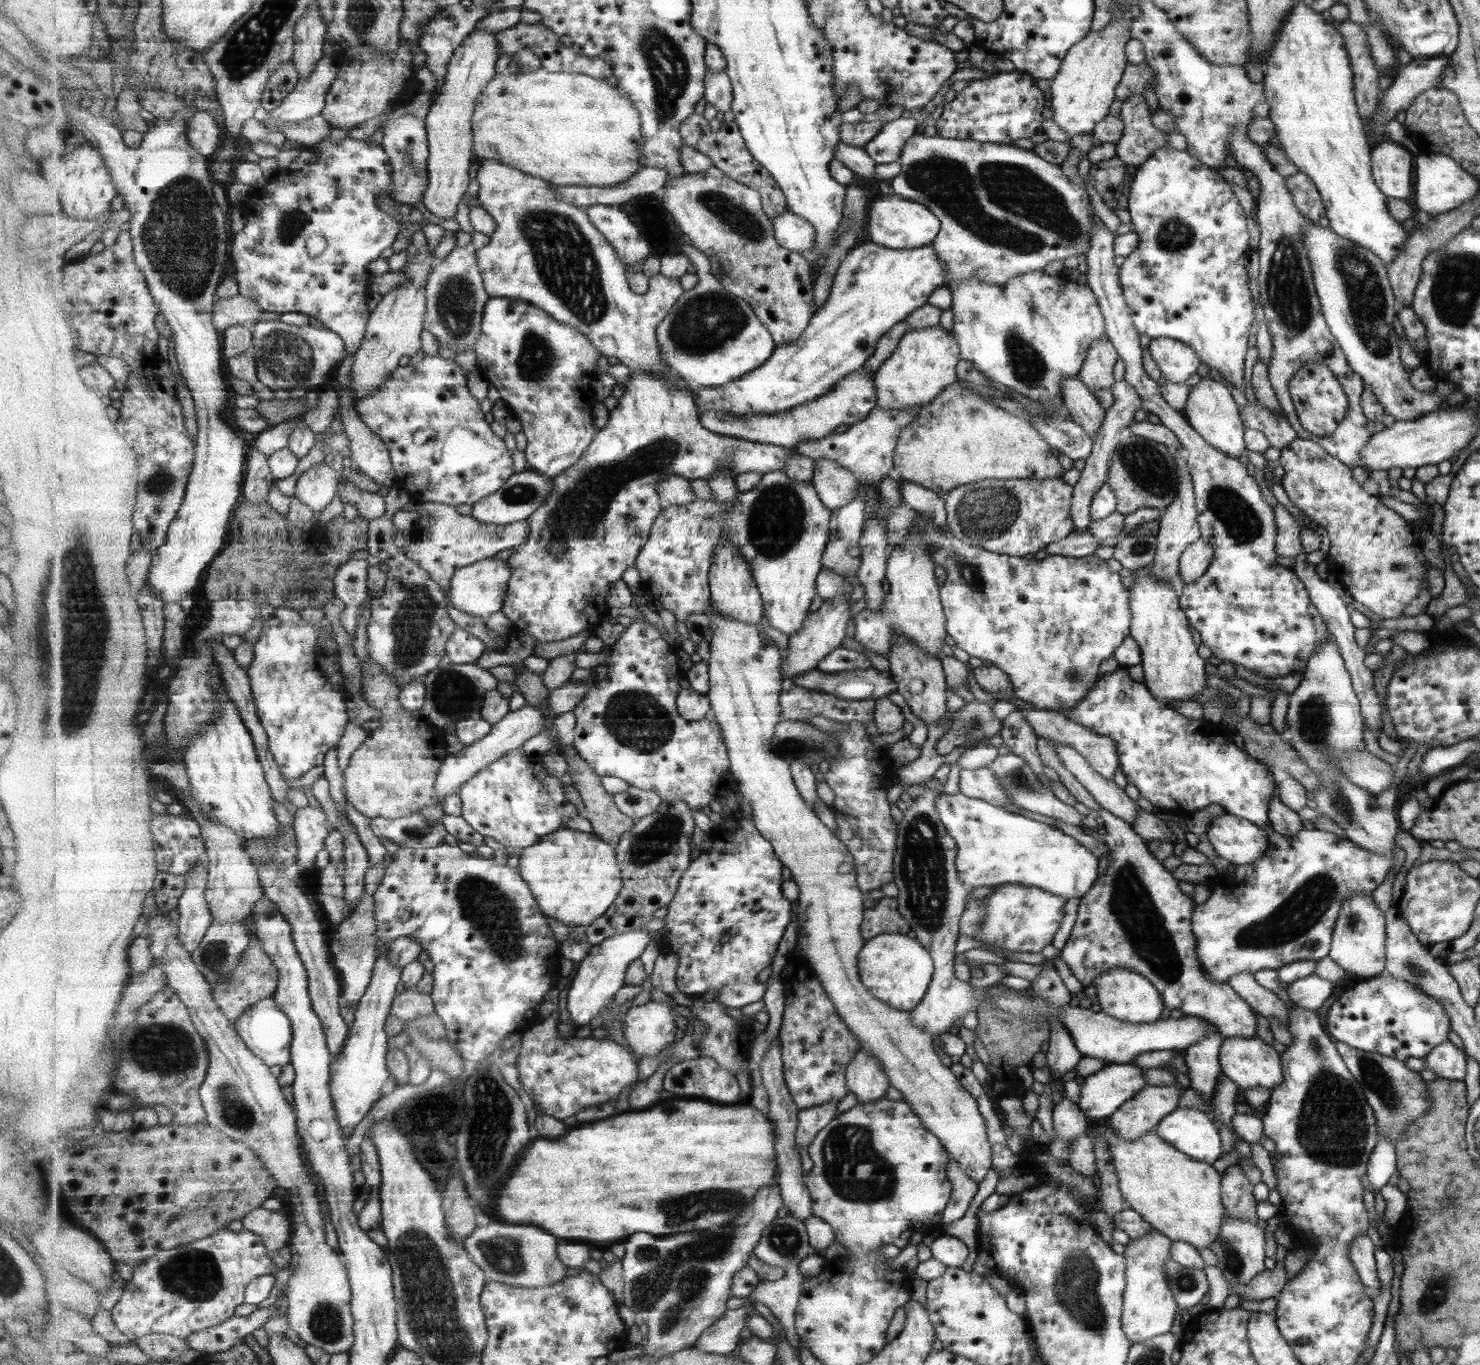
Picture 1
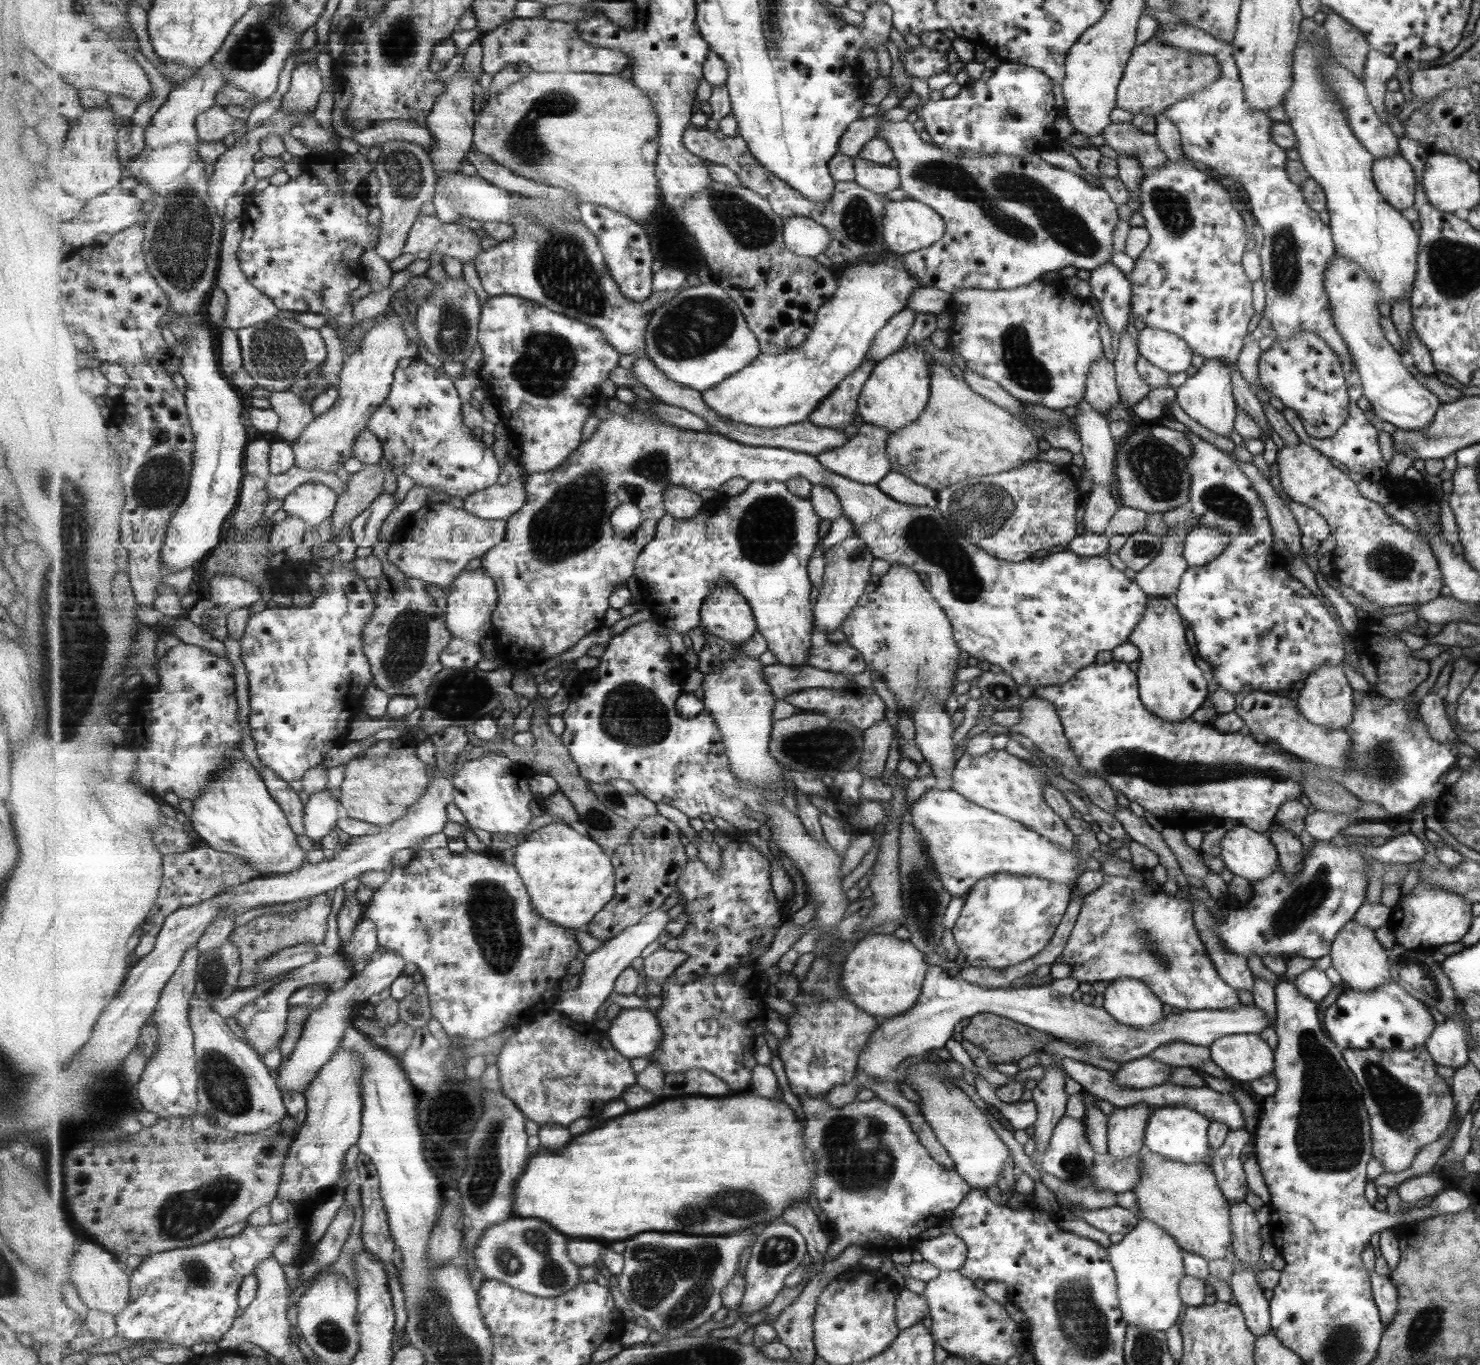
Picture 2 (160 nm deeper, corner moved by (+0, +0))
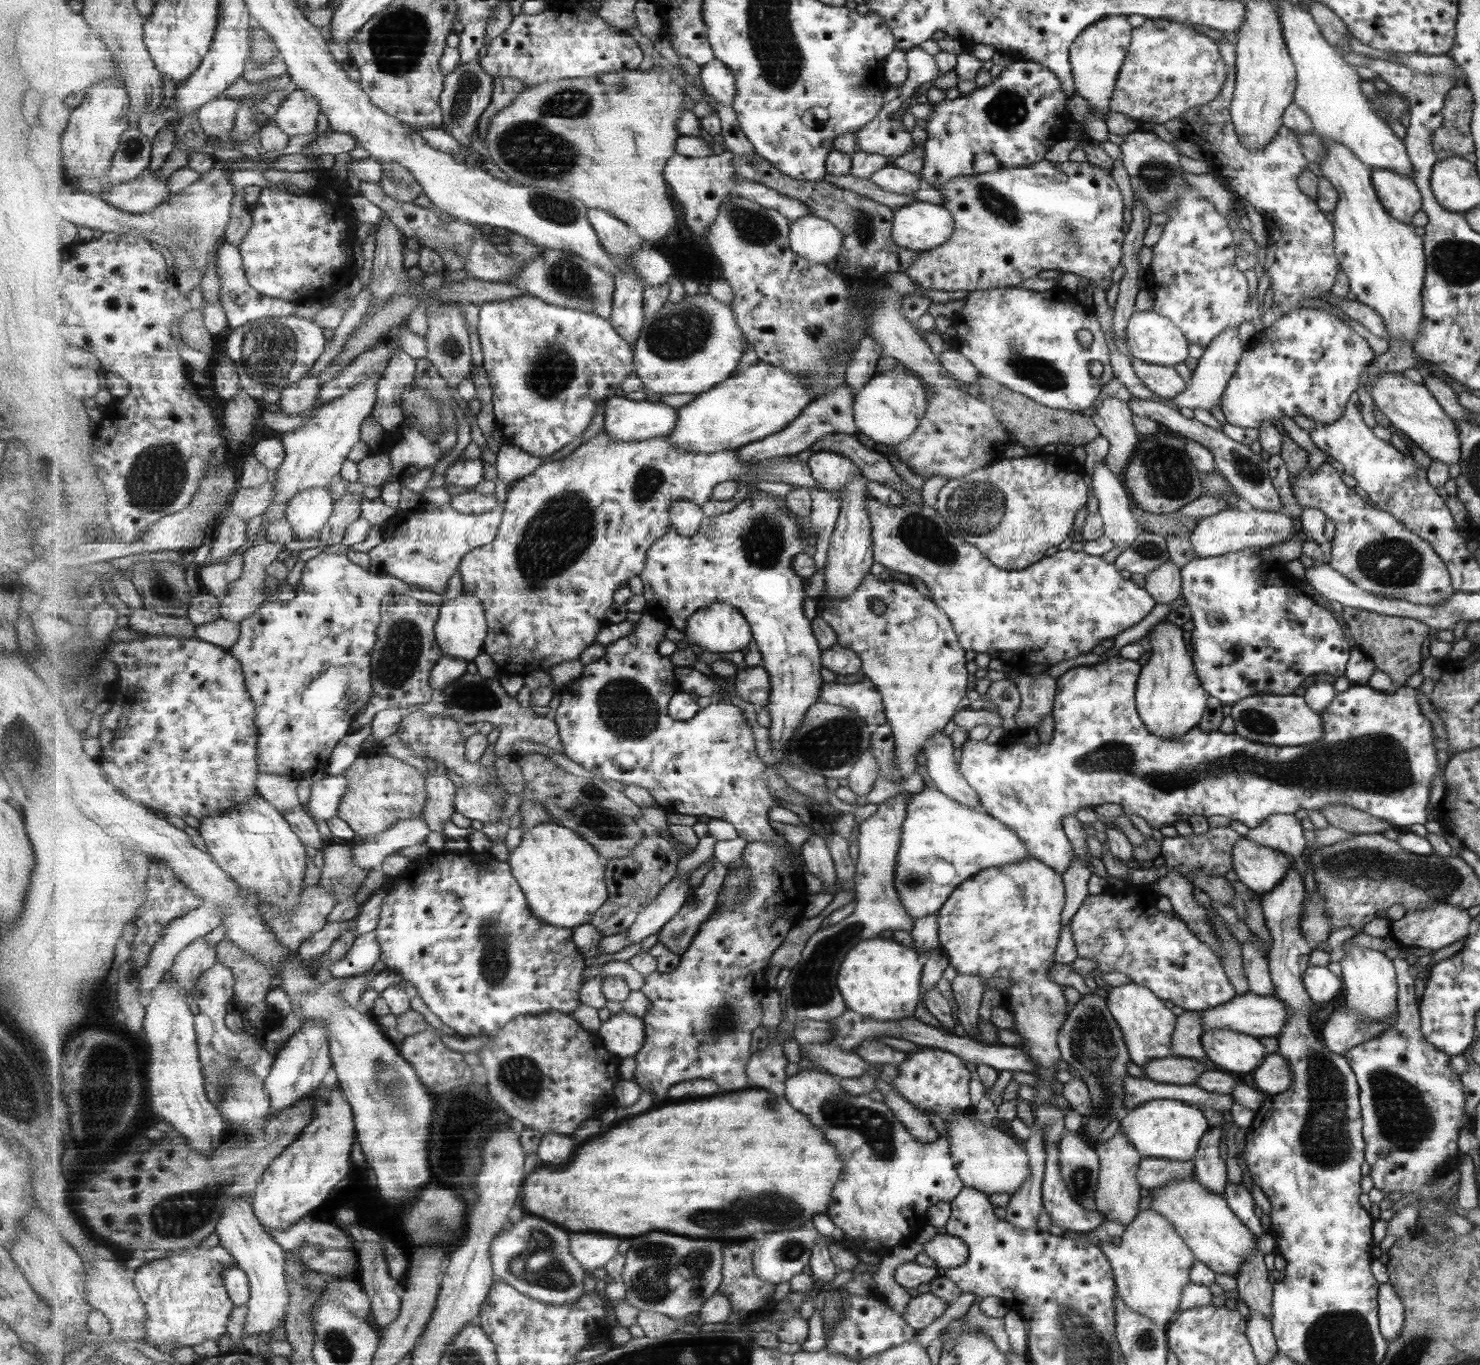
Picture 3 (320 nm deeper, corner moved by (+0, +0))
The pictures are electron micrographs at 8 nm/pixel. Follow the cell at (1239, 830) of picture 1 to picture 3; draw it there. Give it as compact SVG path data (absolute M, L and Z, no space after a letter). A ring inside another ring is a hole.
M1244 836L1233 845L1231 858L1239 882L1254 894L1274 890L1293 865L1287 854L1255 844Z

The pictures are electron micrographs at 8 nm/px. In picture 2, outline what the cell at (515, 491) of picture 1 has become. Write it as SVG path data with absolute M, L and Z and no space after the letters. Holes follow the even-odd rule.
M524 477L524 480L513 480L506 485L497 484L491 486L491 488L476 492L463 500L463 507L469 514L474 514L476 517L484 518L485 520L508 519L525 504L525 481Z

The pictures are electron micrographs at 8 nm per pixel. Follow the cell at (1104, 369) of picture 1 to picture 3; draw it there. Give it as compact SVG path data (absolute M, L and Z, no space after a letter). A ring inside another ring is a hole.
M1115 397L1103 399L1090 419L1098 427L1098 432L1109 443L1104 457L1107 470L1113 473L1124 486L1124 471L1132 458L1134 448L1140 442L1132 423L1132 412L1126 407L1126 402Z

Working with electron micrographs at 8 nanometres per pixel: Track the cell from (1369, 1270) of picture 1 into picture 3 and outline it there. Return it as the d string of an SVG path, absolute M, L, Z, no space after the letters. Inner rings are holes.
M1388 1283L1378 1285L1378 1328L1388 1343L1400 1335L1403 1321L1404 1308L1395 1290Z

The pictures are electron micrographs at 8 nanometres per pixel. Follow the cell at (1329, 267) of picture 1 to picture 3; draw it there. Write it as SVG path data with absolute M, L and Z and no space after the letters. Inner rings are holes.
M1384 372L1372 382L1369 394L1375 408L1388 418L1391 425L1414 442L1417 448L1421 448L1431 461L1445 464L1447 467L1459 464L1461 442L1457 427L1422 383L1409 381L1402 373Z

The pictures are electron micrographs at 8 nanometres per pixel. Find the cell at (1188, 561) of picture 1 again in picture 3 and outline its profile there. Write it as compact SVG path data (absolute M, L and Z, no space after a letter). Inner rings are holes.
M1243 506L1241 509L1225 509L1201 517L1188 540L1193 546L1196 558L1207 559L1233 554L1246 548L1268 548L1289 540L1293 536L1293 522L1279 511L1260 511Z

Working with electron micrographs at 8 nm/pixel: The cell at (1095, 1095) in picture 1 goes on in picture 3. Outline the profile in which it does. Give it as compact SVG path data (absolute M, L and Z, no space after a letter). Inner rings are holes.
M1171 1055L1167 1058L1159 1058L1141 1066L1142 1072L1147 1079L1161 1084L1176 1084L1185 1086L1186 1084L1195 1085L1196 1078L1208 1068L1187 1057L1177 1057Z

